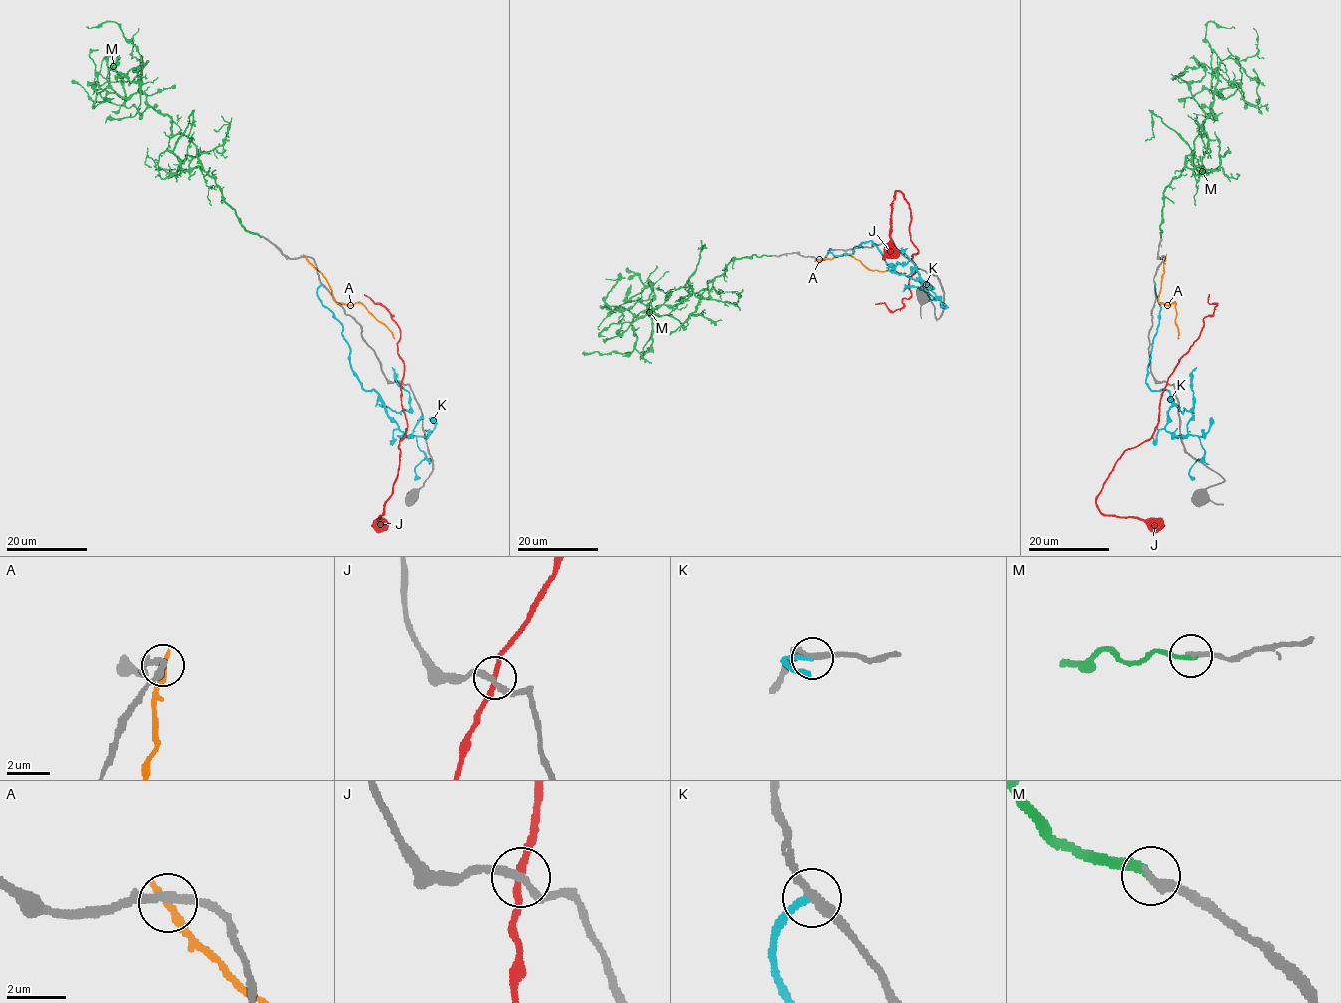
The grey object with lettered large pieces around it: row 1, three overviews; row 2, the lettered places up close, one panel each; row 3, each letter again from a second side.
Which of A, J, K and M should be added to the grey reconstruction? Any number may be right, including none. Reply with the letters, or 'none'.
M

